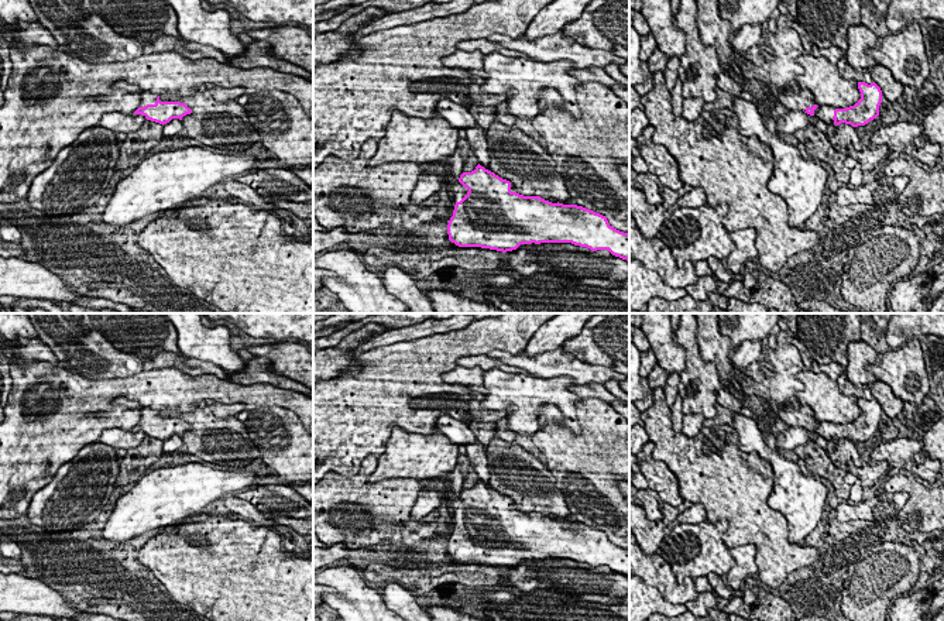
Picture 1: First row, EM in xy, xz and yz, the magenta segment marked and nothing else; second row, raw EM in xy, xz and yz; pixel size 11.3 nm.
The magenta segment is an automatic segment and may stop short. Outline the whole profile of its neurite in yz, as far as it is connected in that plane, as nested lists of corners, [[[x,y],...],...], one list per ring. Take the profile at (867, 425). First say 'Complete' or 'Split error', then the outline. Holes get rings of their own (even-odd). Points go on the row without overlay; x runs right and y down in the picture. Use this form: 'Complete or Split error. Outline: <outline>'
Complete. Outline: [[[858,398],[861,415],[849,423],[834,426],[834,440],[851,440],[852,443],[865,442],[879,432],[879,422],[882,419],[882,406],[873,398],[871,401]]]

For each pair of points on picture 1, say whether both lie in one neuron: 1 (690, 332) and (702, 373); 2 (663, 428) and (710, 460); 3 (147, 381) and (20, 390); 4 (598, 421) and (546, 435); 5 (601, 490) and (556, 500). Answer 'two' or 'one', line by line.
1: one
2: one
3: one
4: one
5: two

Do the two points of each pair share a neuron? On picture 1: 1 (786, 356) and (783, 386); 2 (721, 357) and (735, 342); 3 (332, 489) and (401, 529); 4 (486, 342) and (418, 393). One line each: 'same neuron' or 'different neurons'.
1: same neuron
2: different neurons
3: same neuron
4: same neuron

